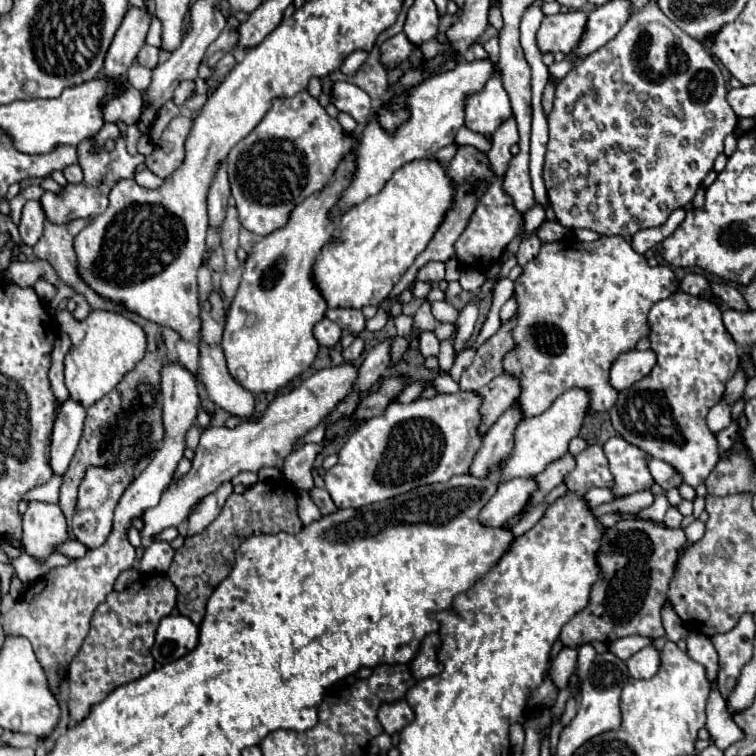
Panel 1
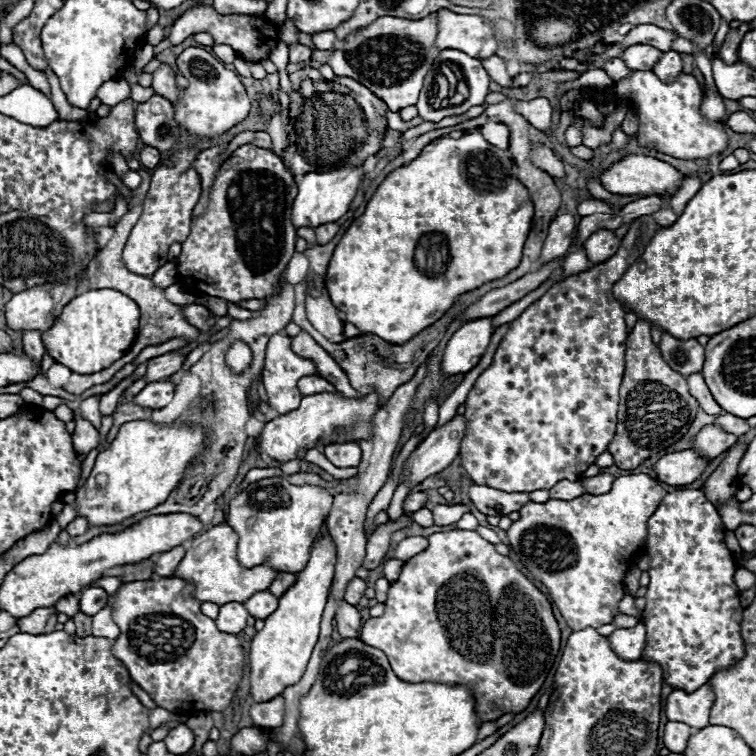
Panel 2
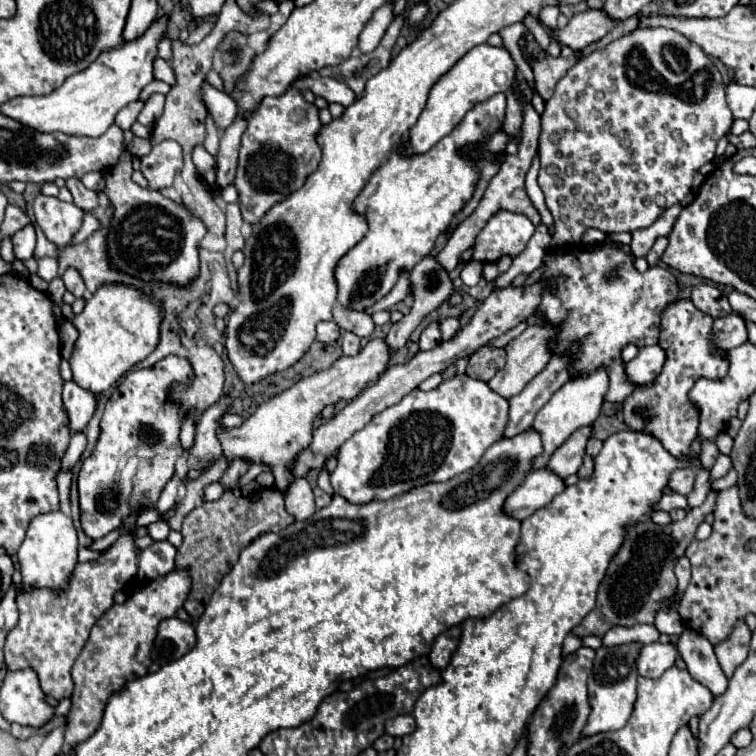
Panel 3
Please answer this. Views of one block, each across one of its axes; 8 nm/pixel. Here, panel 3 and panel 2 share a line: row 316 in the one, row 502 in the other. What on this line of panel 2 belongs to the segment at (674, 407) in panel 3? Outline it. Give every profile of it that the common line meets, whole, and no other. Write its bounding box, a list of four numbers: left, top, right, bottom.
[640,488,744,692]

